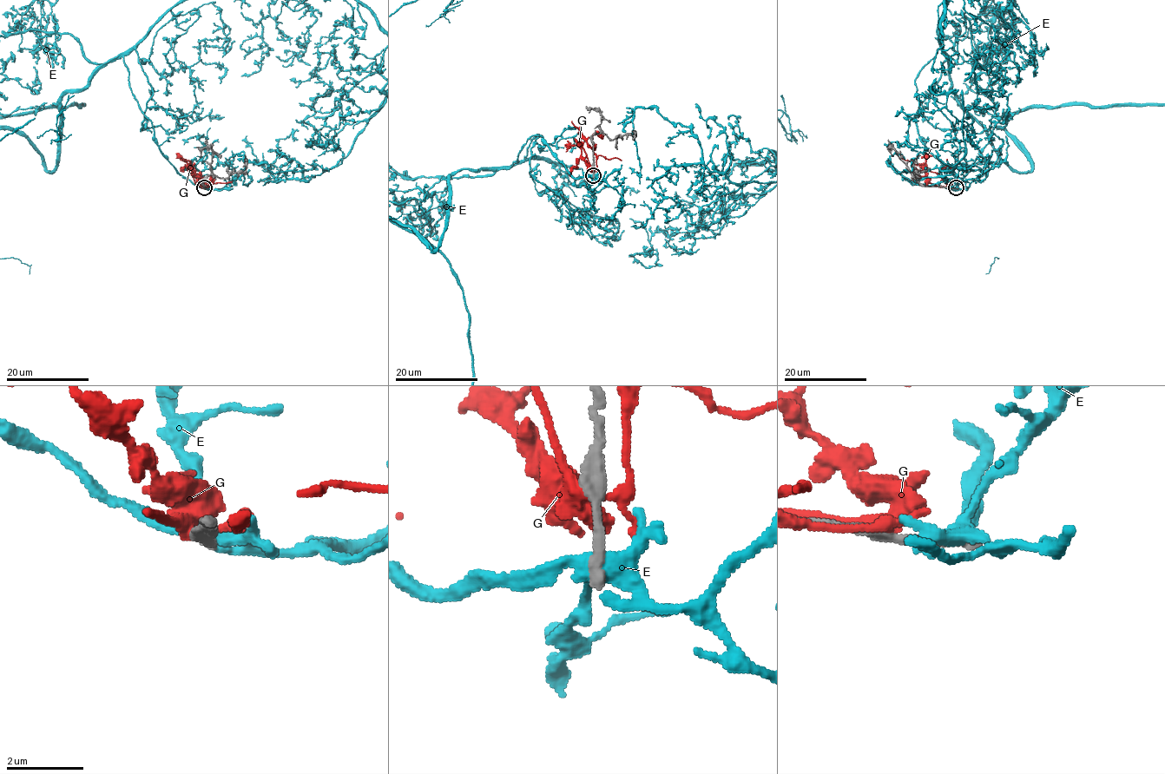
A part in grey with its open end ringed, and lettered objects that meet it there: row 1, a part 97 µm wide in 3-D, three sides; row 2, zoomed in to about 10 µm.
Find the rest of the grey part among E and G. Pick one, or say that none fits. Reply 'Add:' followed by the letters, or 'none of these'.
Add: E

